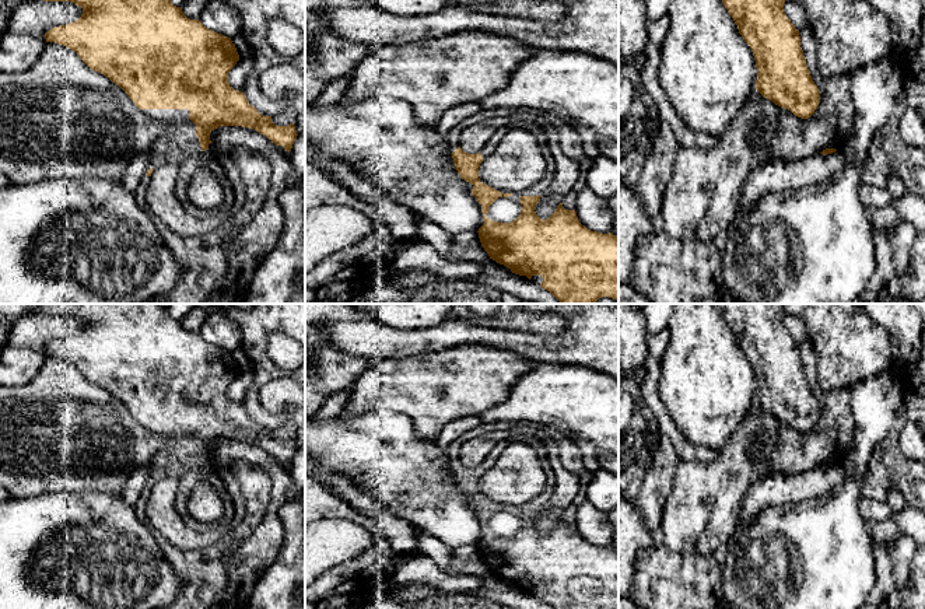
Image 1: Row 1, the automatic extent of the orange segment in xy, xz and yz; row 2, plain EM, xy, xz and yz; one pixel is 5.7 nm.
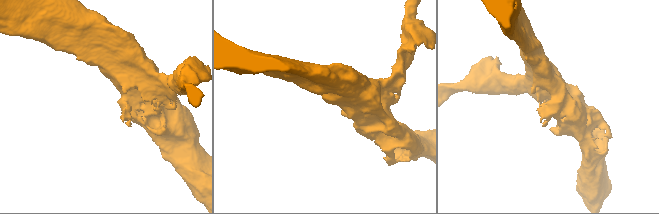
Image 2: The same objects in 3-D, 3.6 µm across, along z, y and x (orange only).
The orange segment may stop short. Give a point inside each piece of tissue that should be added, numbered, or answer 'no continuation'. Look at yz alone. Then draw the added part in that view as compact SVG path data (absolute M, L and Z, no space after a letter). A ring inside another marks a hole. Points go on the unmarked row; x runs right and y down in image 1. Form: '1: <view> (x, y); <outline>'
no continuation

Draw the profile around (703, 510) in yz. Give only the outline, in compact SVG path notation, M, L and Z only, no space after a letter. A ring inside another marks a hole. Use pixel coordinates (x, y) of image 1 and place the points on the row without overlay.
M849 388L820 391L814 398L820 405L820 417L807 433L795 430L754 403L715 461L680 461L663 507L656 543L680 554L712 553L719 543L728 545L737 532L743 497L758 479L772 470L792 476L814 470L826 462L840 463L855 434Z

